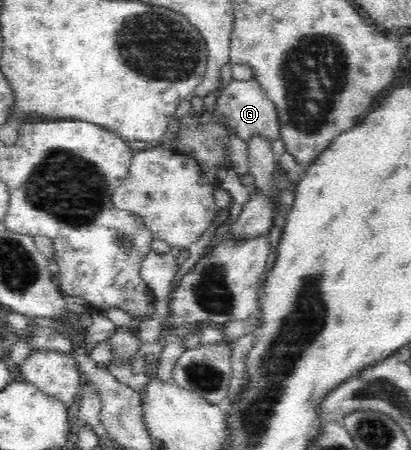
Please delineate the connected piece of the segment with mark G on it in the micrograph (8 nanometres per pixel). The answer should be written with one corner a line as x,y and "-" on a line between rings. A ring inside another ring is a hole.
255,79
237,80
231,82
219,90
216,99
216,112
232,128
236,135
246,144
254,137
261,136
265,141
273,143
280,138
280,124
277,109
266,97
265,91

